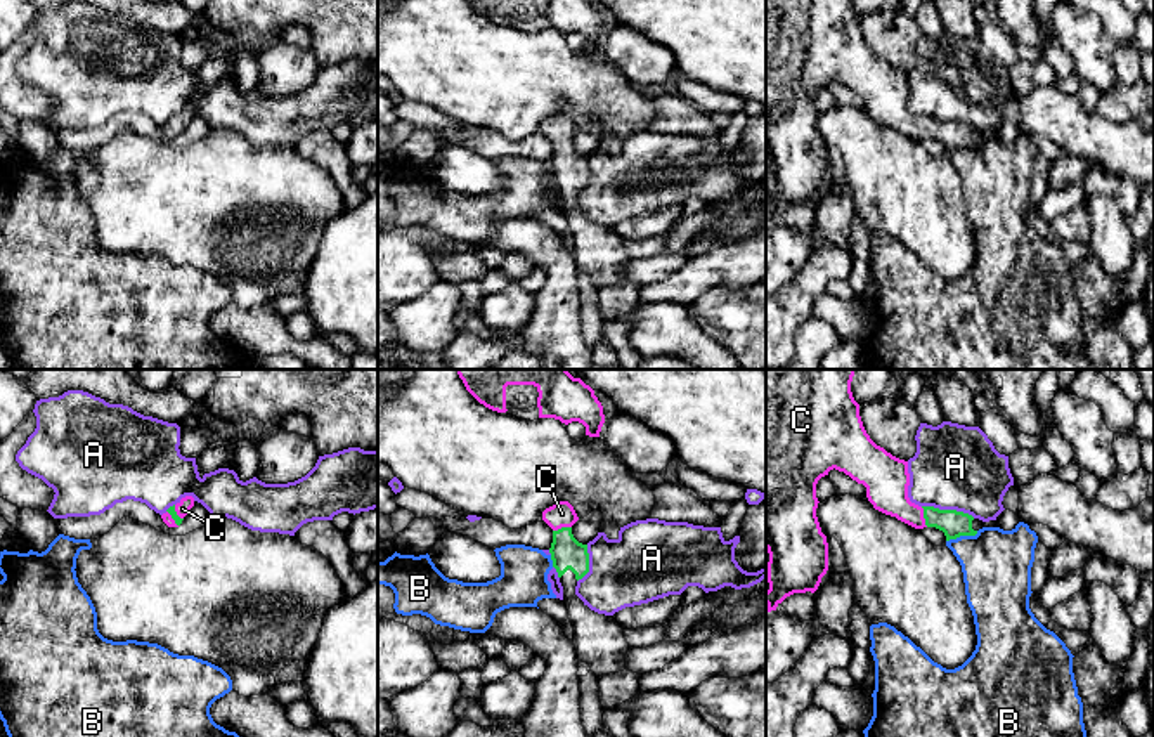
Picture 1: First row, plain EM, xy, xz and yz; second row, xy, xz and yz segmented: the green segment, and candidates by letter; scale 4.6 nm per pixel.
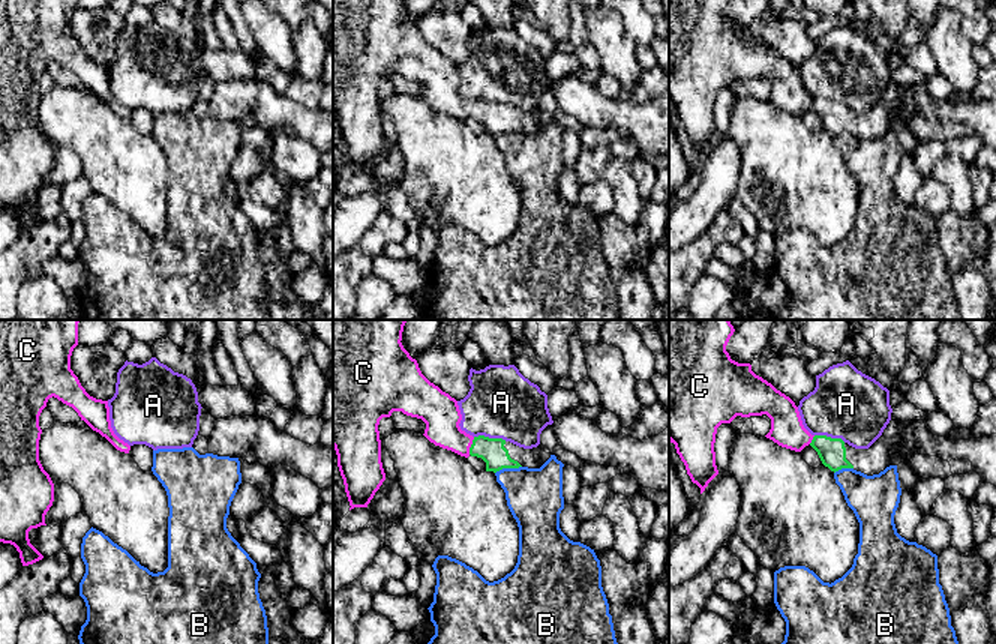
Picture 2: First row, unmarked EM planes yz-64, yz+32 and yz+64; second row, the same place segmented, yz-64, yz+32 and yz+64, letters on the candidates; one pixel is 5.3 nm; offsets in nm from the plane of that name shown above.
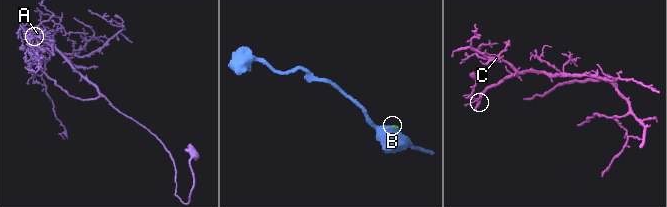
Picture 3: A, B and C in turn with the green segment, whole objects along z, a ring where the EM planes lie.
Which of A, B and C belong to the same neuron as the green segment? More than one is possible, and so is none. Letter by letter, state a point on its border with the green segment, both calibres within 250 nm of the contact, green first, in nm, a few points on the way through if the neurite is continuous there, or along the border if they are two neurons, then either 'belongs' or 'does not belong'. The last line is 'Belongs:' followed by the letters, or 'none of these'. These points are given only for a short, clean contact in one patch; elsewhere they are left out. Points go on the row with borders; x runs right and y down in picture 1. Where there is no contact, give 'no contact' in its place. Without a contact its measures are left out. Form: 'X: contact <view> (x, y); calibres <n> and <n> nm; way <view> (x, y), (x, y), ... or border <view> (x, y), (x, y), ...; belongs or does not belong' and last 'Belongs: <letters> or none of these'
A: contact yz (948, 510); calibres 120 and 400 nm; does not belong
B: contact yz (962, 534); calibres 120 and 320 nm; border yz (978, 531), (946, 541); does not belong
C: contact yz (924, 517); calibres 120 and 200 nm; way yz (953, 524), (936, 517), (924, 517), (914, 515), (886, 479); belongs
Belongs: C

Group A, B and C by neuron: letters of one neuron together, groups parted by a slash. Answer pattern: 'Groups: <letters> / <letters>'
Groups: A / B / C

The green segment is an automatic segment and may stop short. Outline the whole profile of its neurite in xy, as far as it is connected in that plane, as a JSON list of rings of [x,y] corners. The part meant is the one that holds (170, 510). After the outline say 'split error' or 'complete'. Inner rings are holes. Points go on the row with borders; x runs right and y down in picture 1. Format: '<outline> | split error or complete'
[[[185,496],[177,505],[170,506],[161,515],[161,519],[168,527],[178,527],[182,524],[184,517],[191,512],[192,506],[194,506],[194,498]]] | split error

